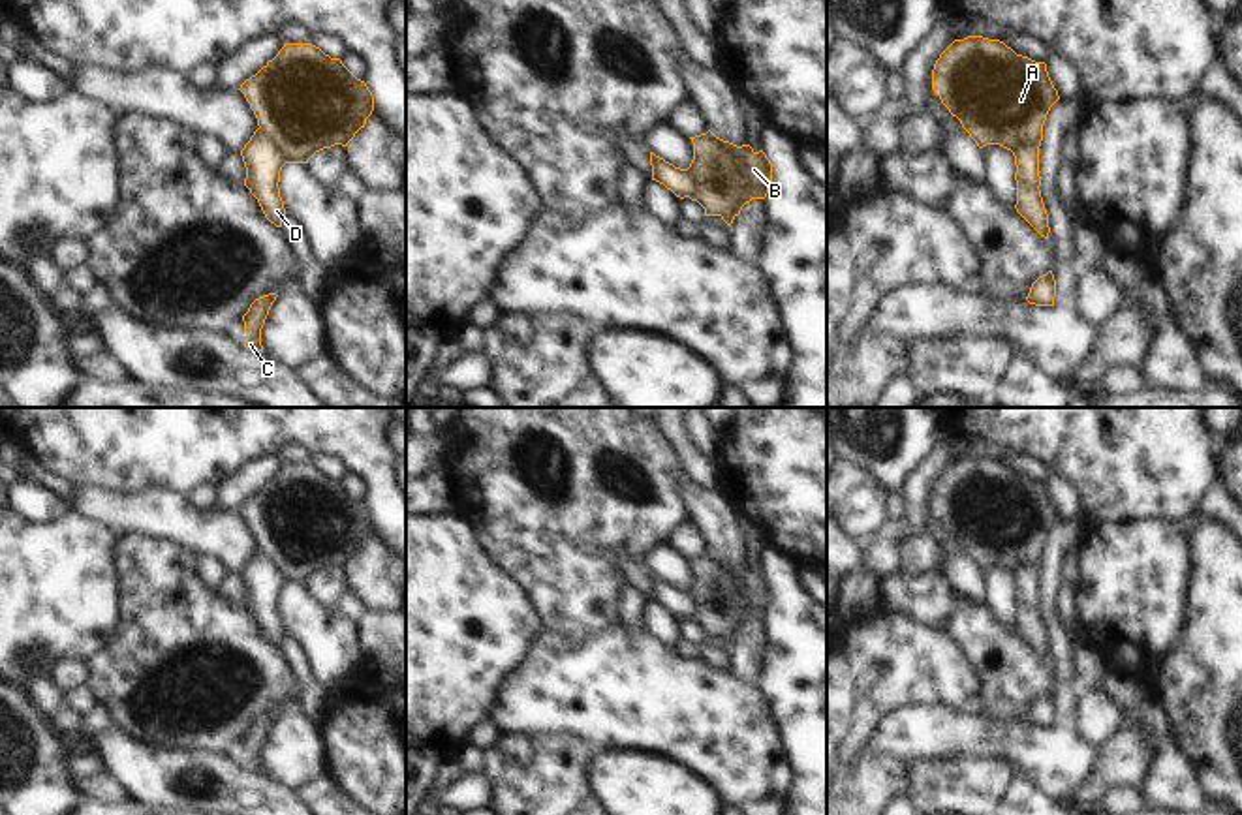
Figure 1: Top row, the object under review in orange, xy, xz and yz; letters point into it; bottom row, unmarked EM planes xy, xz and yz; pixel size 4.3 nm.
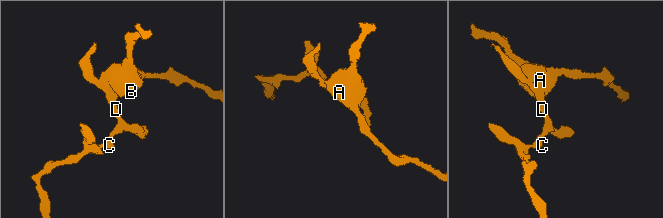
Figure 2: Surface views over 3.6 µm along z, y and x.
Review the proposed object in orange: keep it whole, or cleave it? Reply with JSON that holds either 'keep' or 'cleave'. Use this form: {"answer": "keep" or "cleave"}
{"answer": "cleave"}

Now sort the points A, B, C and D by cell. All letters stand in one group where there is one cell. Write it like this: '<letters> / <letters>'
A B / C D

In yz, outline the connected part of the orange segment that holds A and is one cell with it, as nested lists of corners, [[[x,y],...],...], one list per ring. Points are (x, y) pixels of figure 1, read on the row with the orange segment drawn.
[[[983,36],[955,39],[939,54],[932,69],[932,90],[979,148],[1000,145],[1011,152],[1022,143],[1041,146],[1043,124],[1060,100],[1045,62],[1017,54],[1003,41]]]

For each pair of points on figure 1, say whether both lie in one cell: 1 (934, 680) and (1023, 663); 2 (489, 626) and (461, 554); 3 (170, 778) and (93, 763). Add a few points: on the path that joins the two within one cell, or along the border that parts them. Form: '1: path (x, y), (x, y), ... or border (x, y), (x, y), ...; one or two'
1: border (949, 635), (976, 676), (979, 714); two
2: path (472, 609), (461, 598), (461, 571); one
3: border (91, 753), (106, 770); two

